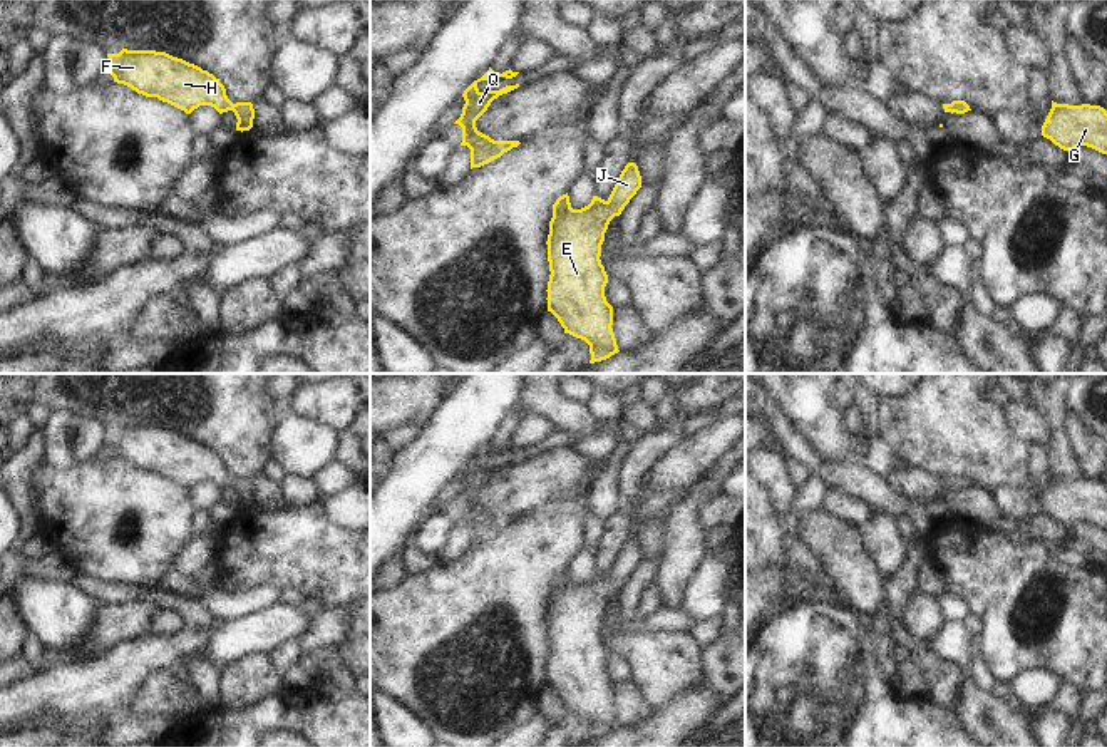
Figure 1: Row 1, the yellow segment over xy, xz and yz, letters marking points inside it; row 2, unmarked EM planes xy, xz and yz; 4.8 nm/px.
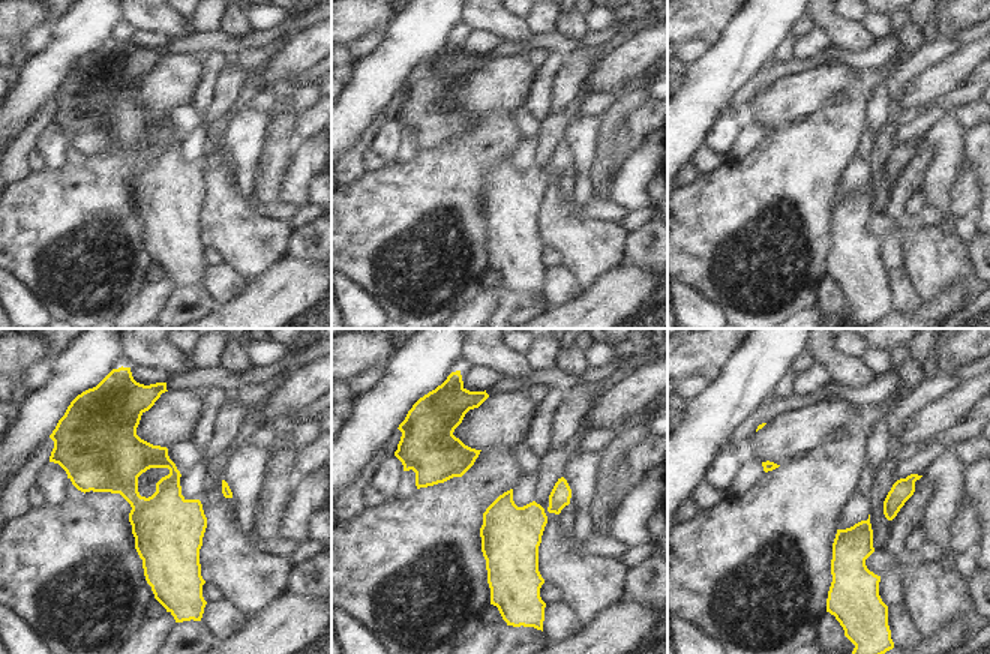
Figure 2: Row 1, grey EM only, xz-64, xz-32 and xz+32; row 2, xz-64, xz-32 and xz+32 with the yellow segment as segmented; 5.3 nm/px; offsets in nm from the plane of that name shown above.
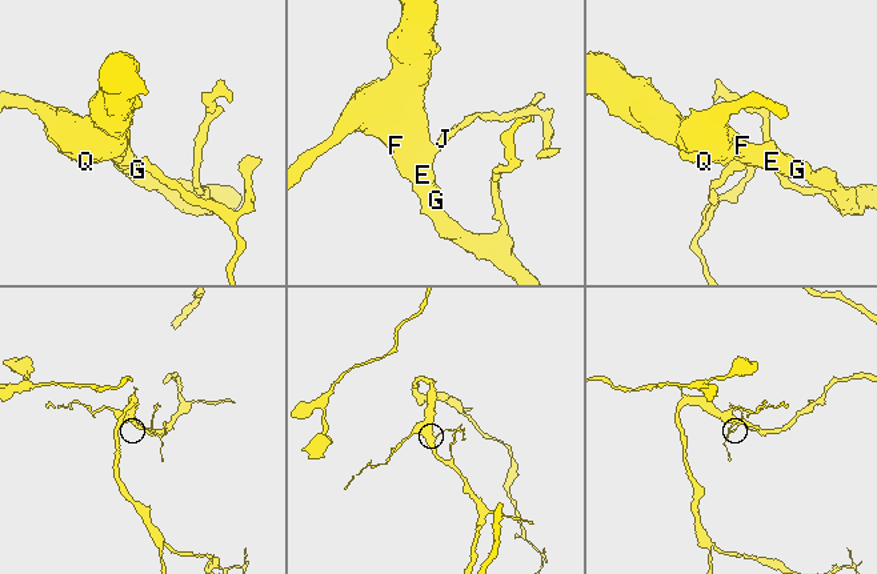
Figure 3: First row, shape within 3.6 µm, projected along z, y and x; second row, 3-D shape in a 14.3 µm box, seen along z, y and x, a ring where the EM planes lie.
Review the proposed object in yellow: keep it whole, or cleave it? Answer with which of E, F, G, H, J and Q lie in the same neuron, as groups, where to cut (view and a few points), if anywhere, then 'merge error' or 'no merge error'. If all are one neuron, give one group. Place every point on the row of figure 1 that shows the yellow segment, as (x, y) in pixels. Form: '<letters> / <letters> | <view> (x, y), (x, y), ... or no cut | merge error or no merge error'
E F G H J Q | no cut | no merge error

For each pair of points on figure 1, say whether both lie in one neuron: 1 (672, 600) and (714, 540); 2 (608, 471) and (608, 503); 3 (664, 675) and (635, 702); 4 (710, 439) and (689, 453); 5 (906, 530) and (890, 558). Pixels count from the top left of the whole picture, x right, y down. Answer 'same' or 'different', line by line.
1: different
2: same
3: different
4: same
5: different

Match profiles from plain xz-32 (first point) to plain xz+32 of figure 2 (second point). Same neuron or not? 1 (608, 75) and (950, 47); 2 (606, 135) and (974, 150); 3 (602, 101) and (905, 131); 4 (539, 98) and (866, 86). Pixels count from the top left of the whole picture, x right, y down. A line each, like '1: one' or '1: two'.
1: two
2: two
3: two
4: two

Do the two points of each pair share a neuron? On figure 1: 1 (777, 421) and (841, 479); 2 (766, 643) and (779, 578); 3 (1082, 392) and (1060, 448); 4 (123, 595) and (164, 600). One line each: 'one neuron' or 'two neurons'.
1: one neuron
2: two neurons
3: two neurons
4: one neuron

